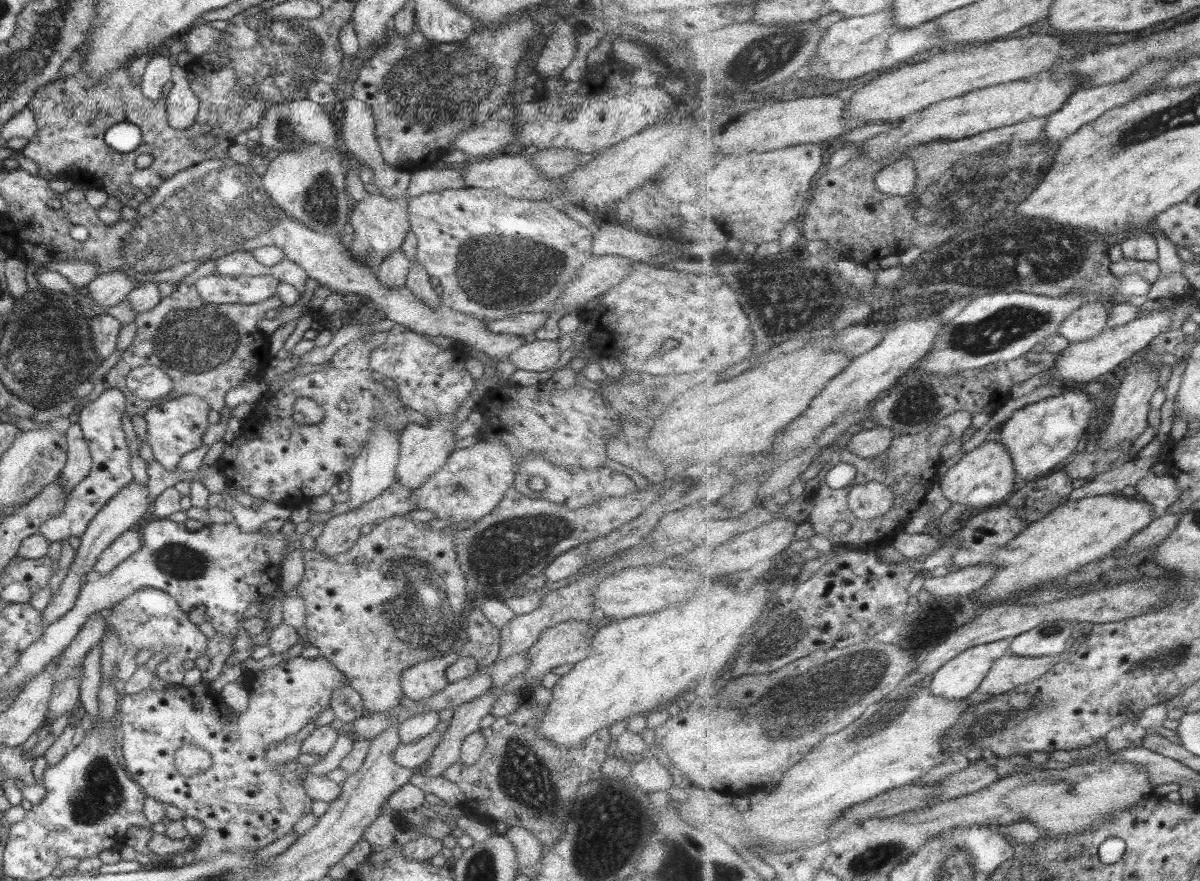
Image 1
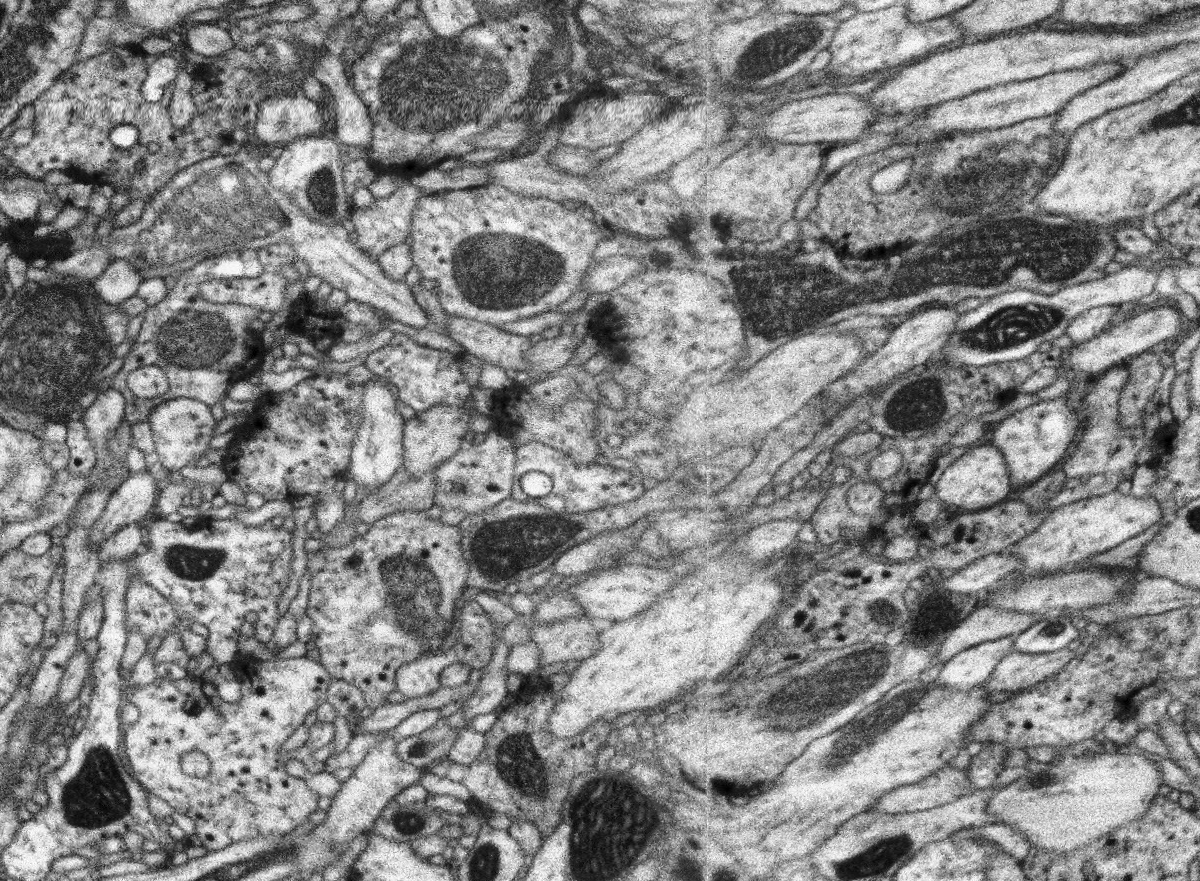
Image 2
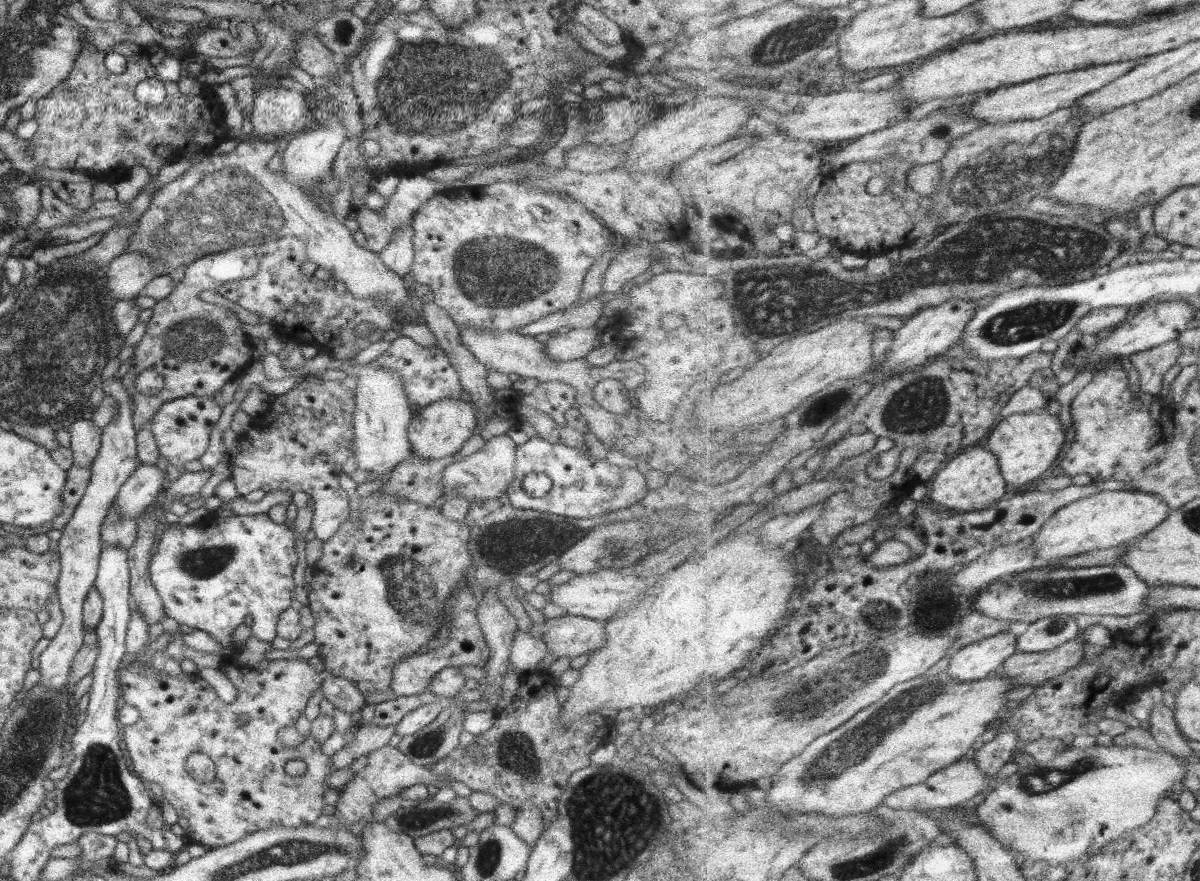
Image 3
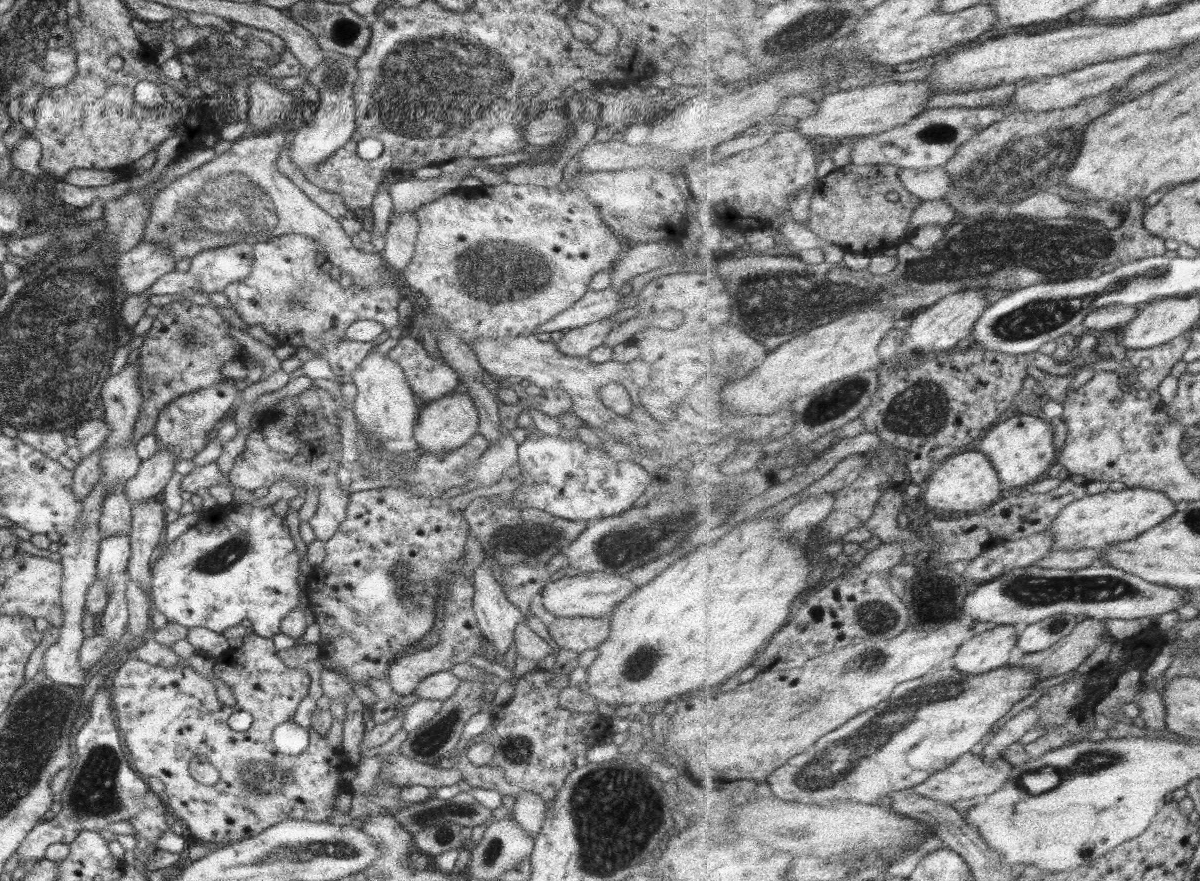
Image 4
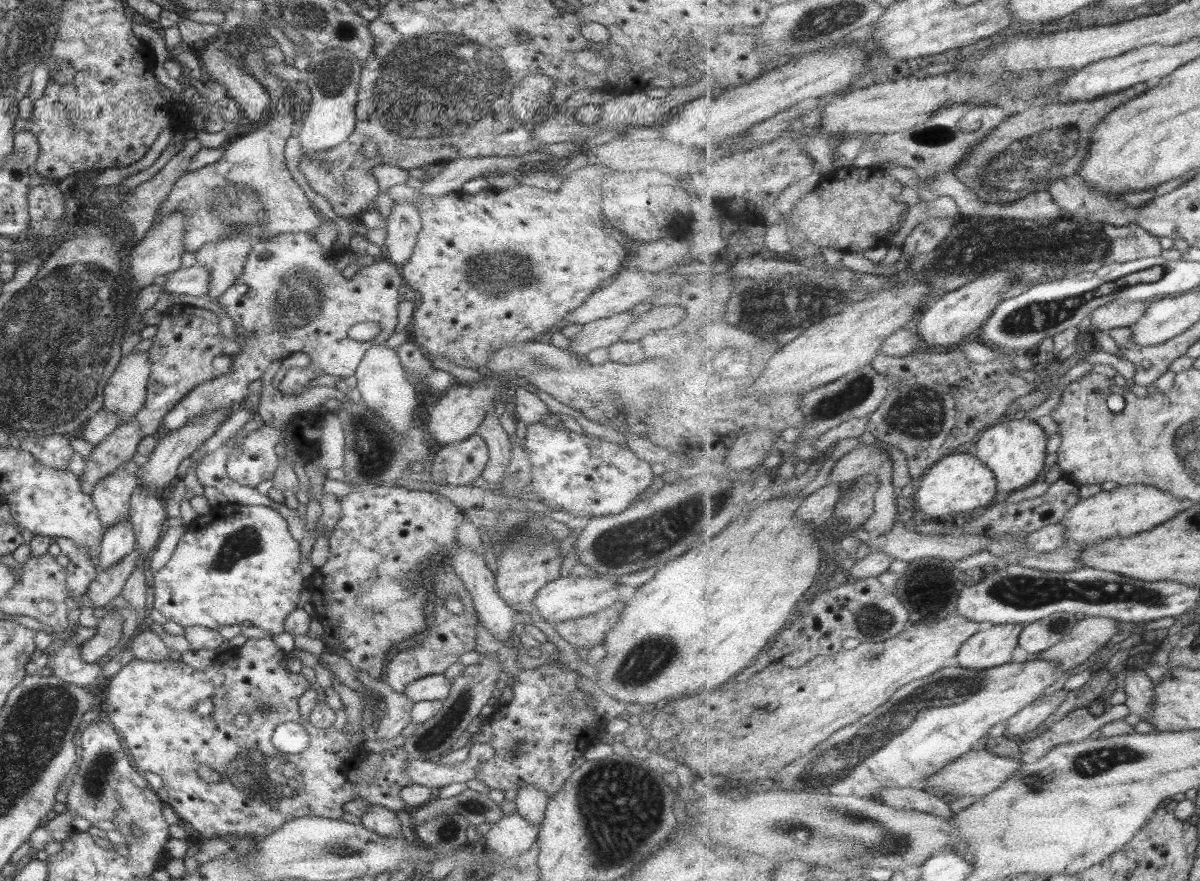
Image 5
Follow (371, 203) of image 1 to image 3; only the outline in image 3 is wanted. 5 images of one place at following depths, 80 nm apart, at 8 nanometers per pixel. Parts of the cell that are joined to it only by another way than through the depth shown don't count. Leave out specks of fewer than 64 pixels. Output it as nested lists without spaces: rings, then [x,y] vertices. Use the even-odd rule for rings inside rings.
[[[405,174],[398,177],[398,183],[393,191],[393,194],[386,199],[386,205],[383,211],[377,213],[366,206],[361,206],[353,210],[351,214],[355,218],[359,231],[365,236],[367,245],[365,248],[374,253],[378,253],[384,249],[384,246],[389,242],[395,229],[412,224],[412,216],[419,208],[419,205],[425,204],[430,198],[441,192],[446,192],[450,188],[449,184],[441,183],[440,181],[432,181],[425,178],[422,174]]]

